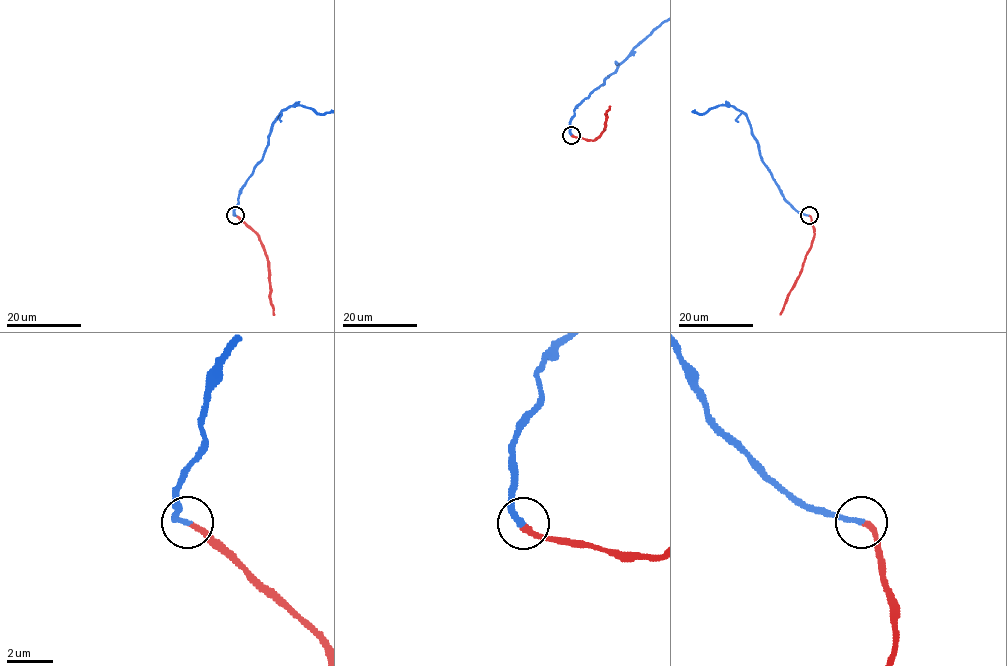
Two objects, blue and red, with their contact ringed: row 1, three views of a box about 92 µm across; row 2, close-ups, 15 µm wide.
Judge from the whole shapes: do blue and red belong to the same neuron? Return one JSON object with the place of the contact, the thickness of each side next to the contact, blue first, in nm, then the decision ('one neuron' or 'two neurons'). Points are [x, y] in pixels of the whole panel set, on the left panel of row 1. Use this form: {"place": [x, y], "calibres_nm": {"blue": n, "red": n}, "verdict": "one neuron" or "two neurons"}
{"place": [235, 215], "calibres_nm": {"blue": 240, "red": 240}, "verdict": "one neuron"}

